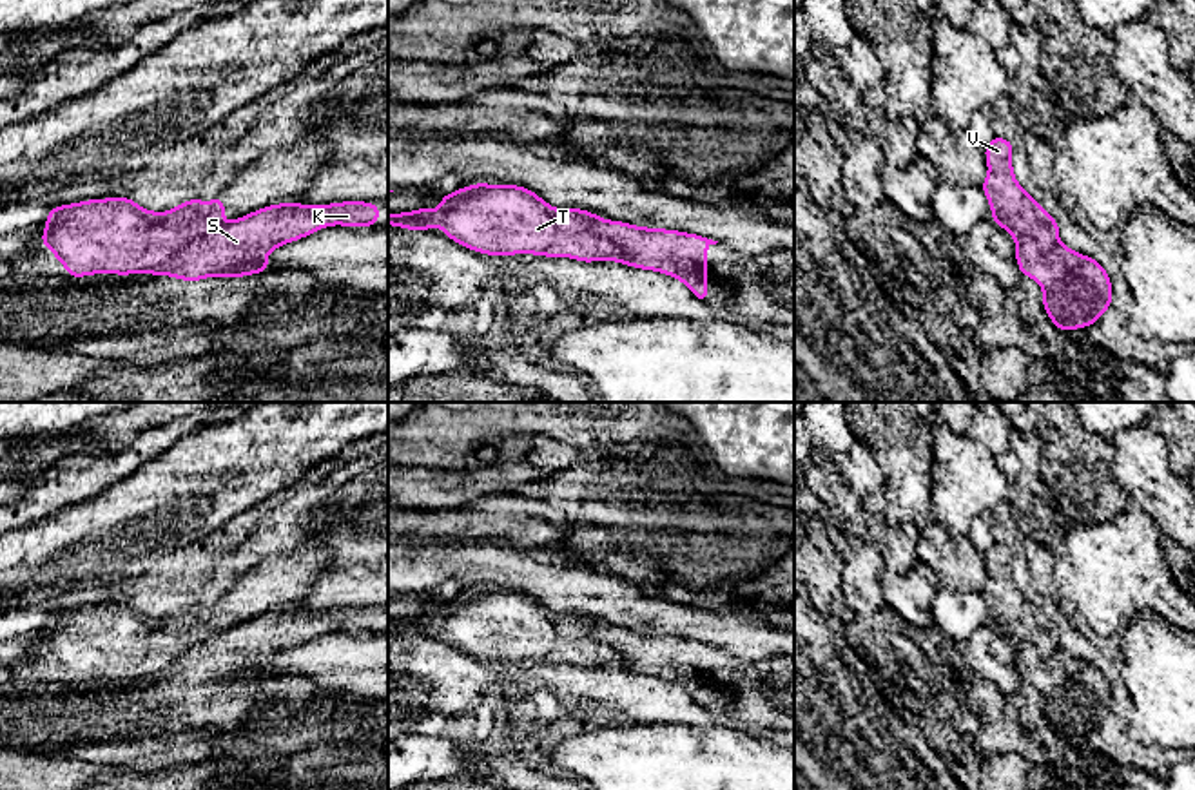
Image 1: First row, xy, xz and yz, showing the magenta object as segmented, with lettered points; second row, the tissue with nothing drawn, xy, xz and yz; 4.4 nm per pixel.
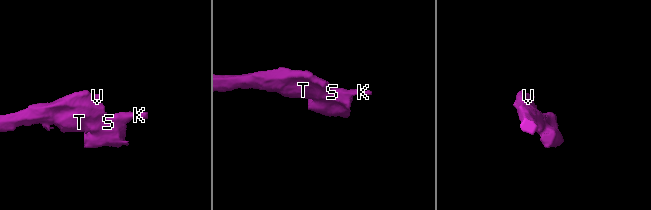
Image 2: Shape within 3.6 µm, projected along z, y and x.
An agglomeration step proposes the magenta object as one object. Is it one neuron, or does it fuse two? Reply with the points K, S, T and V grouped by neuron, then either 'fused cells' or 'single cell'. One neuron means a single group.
groups K S / T V; fused cells

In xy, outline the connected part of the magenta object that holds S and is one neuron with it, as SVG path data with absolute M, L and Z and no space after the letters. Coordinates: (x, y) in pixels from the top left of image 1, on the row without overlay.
M364 607L323 612L279 609L263 612L221 631L172 660L152 683L183 687L207 683L243 683L270 676L267 661L281 650L306 643L321 634L379 631L379 611Z

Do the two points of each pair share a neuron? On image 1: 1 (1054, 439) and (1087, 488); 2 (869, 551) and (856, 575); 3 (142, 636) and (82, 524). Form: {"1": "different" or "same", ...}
{"1": "same", "2": "same", "3": "different"}

